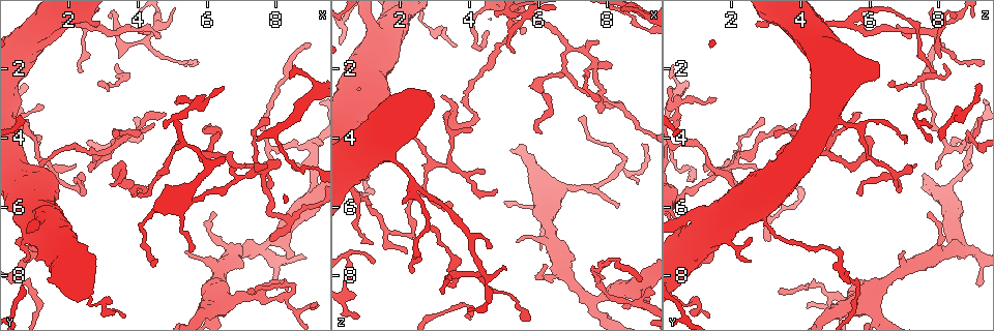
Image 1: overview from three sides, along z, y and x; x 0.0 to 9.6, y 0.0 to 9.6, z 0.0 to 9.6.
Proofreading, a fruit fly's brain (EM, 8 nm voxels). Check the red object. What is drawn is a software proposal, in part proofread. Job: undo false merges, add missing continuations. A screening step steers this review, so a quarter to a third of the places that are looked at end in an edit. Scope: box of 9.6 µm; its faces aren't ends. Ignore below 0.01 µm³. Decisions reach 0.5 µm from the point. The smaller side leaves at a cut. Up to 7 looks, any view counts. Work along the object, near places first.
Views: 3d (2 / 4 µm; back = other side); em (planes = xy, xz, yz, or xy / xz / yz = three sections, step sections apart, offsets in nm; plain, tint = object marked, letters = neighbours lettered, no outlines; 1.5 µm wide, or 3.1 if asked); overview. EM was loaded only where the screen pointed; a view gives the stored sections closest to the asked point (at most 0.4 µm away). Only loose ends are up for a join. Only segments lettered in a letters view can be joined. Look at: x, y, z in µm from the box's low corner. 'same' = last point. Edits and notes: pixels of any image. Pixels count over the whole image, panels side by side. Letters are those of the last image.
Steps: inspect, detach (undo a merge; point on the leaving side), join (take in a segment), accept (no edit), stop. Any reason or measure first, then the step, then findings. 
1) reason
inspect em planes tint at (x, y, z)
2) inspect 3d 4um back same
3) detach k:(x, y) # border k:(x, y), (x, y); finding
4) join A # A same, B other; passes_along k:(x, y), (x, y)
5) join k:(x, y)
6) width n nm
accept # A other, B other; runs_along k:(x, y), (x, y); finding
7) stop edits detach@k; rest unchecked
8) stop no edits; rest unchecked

branch stops here
inspect em xz step 4 tint at (3.55, 4.10, 5.90)

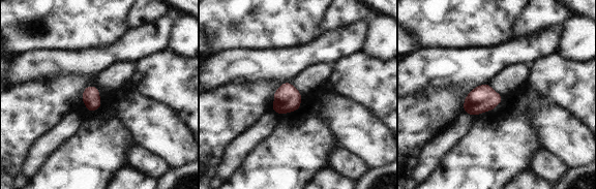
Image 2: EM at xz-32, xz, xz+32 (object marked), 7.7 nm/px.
inspect em planes letters same

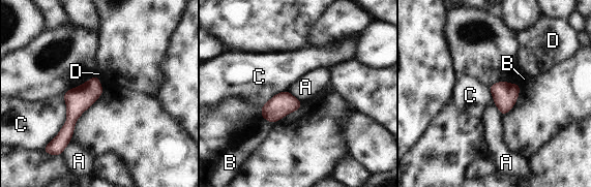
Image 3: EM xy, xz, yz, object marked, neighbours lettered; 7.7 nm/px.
accept # A other, B other, C other, D other; runs_along 3:(95, 79), (76, 104), (64, 139); no lettered segment goes on from it

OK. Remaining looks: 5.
thin neck
inspect em yz step 4 tint at (7.00, 5.15, 1.40)

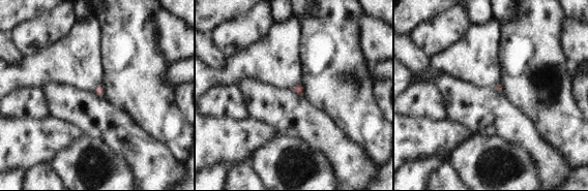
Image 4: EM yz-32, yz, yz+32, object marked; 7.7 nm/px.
inspect em planes tint same

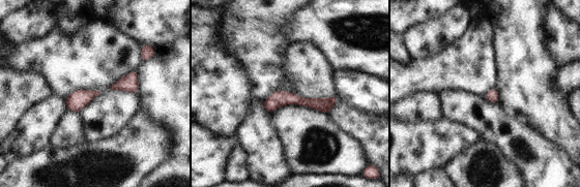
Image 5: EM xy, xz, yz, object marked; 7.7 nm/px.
inspect em planes letters same

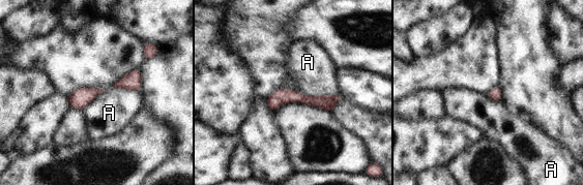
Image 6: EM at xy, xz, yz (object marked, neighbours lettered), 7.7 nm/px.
accept # A other; one neuron here

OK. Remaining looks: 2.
stop no edits; rest unchecked

